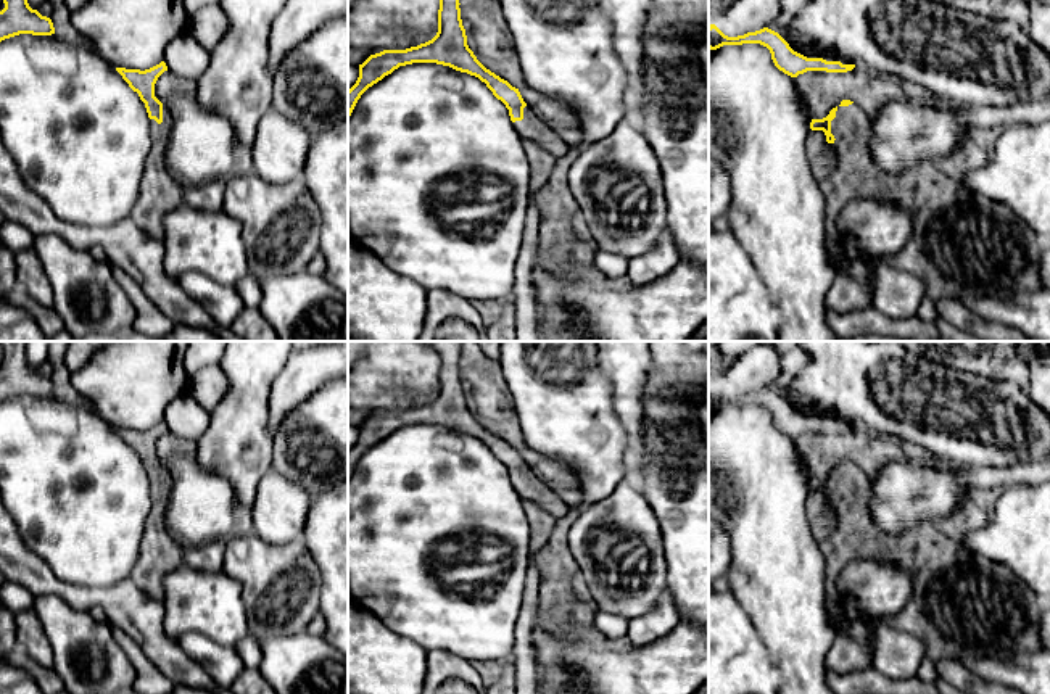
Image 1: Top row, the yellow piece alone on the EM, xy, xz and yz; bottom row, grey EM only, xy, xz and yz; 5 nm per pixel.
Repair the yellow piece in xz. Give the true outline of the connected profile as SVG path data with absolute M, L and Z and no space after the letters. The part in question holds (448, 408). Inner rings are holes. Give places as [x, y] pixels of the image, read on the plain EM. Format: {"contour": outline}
{"contour": "M422 341L440 356L438 393L417 407L383 411L359 425L359 438L348 451L348 480L361 456L399 427L436 423L478 438L509 470L511 481L522 499L533 501L554 517L564 517L570 507L548 488L523 462L519 449L486 430L467 406L461 380L459 357L462 341Z"}

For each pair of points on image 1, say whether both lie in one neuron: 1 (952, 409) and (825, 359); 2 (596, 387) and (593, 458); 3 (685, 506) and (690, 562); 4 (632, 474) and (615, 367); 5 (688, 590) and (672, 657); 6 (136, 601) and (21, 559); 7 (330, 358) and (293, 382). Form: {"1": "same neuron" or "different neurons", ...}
{"1": "same neuron", "2": "same neuron", "3": "same neuron", "4": "same neuron", "5": "different neurons", "6": "same neuron", "7": "same neuron"}

